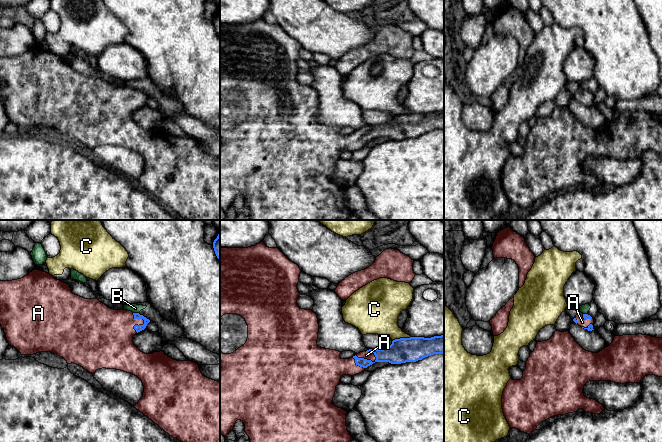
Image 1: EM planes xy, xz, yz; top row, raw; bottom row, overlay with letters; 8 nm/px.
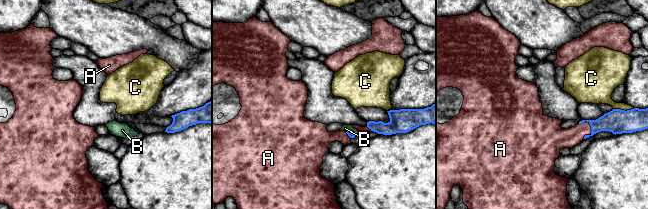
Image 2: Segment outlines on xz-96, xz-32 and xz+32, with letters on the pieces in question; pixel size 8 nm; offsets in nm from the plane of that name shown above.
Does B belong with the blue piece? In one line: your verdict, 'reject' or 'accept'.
reject

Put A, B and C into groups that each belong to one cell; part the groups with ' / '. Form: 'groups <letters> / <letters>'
groups A / B / C

